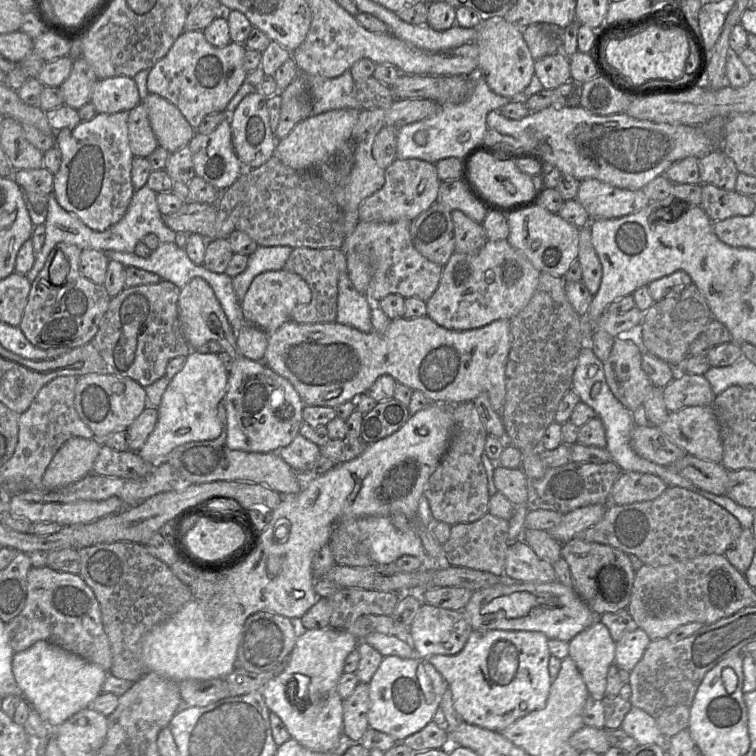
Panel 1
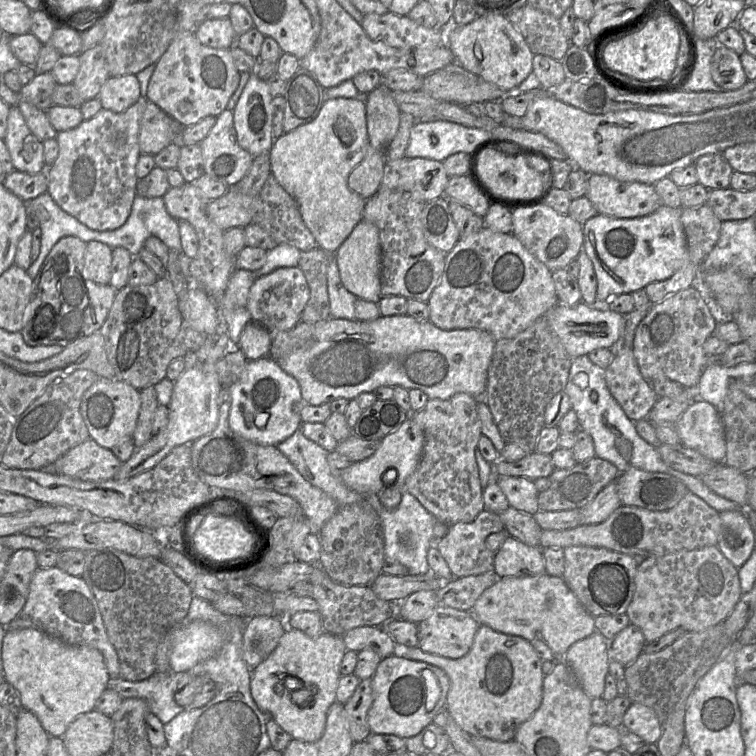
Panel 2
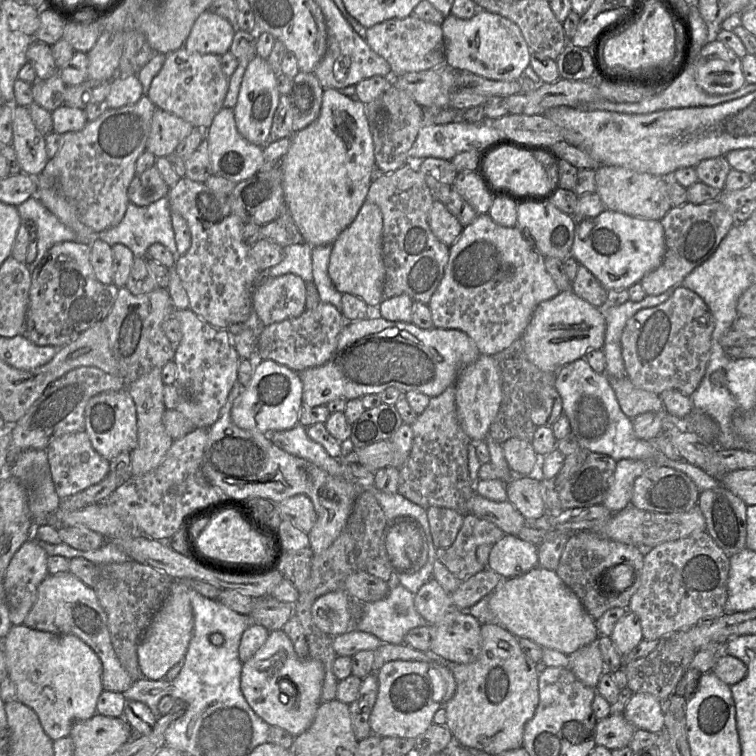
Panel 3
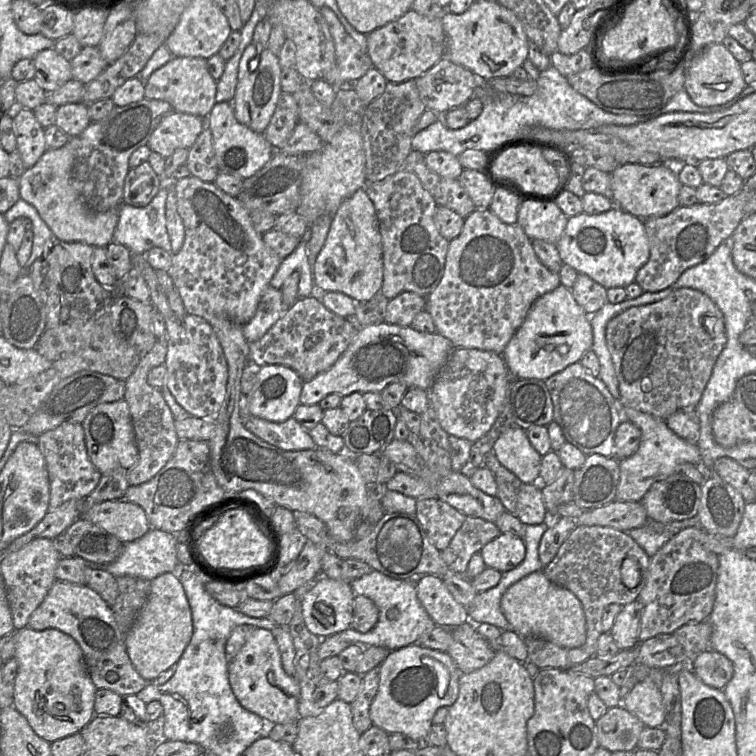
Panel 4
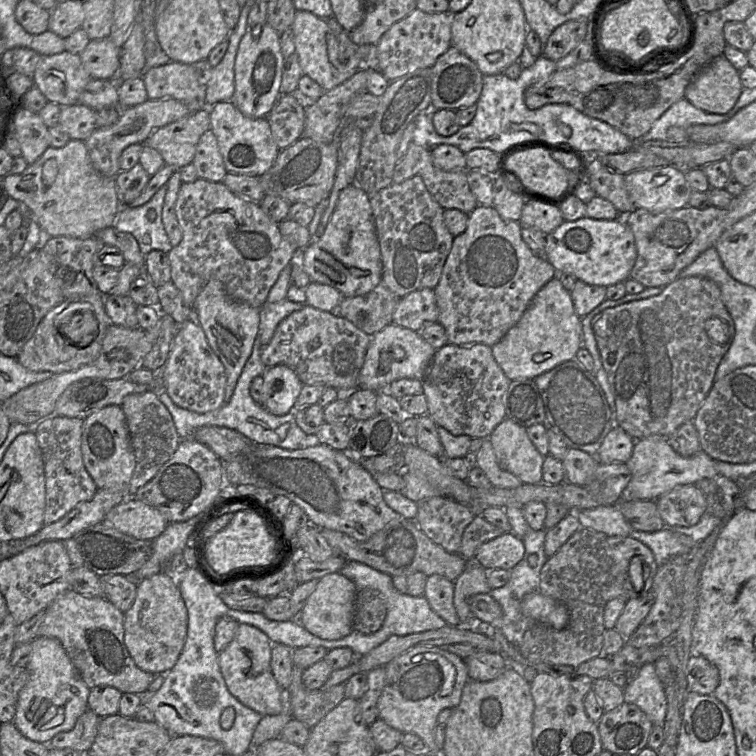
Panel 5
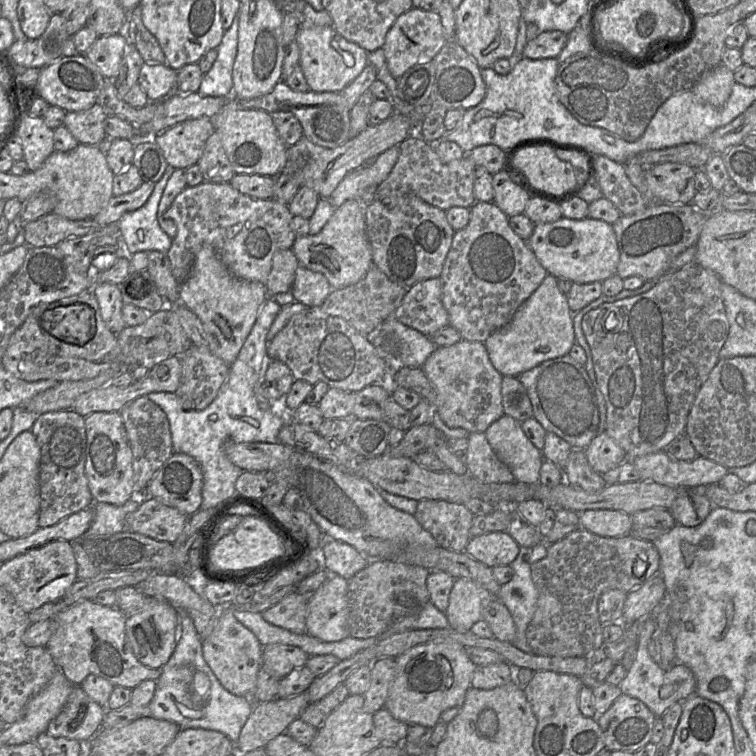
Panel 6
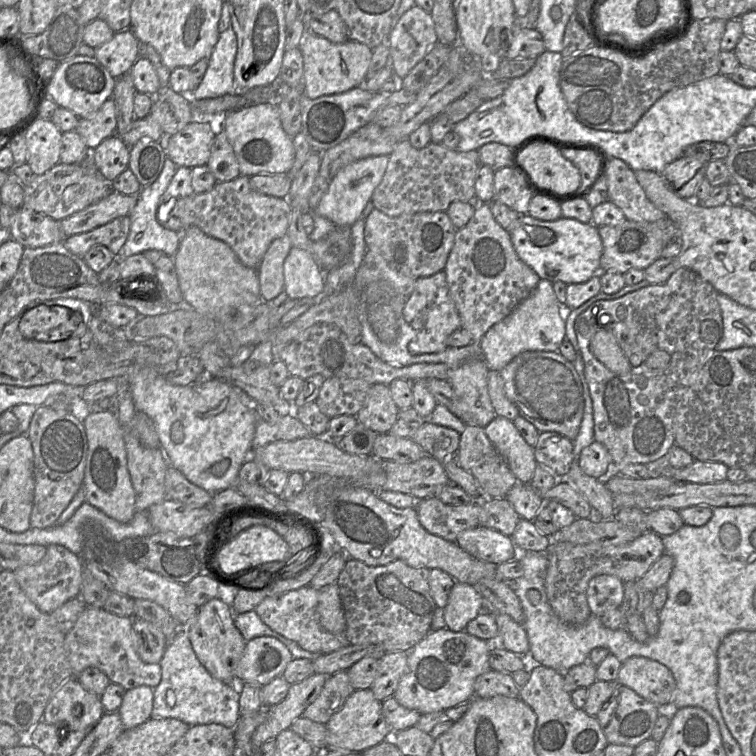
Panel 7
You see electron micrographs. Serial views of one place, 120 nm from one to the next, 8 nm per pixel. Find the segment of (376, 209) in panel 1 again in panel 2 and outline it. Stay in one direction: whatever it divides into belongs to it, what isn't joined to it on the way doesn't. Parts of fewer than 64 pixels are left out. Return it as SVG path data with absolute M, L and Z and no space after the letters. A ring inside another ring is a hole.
M403 157L385 162L381 187L407 191L415 199L429 202L445 196L449 178L441 161Z

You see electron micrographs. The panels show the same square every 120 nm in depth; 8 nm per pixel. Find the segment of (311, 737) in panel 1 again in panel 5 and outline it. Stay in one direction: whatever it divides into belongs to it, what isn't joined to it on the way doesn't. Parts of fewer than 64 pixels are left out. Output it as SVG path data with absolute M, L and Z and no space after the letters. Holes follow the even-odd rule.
M240 623L234 639L218 653L218 663L221 674L229 692L243 705L261 715L277 715L286 709L286 691L282 690L271 671L272 643L268 636L260 629Z

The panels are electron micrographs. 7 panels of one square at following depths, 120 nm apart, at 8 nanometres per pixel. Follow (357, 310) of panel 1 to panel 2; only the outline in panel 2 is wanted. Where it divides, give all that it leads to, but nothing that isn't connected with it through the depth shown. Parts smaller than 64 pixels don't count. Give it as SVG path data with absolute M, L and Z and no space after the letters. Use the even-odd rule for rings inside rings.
M335 256L327 269L327 289L331 317L356 320L355 301L357 297L344 287Z

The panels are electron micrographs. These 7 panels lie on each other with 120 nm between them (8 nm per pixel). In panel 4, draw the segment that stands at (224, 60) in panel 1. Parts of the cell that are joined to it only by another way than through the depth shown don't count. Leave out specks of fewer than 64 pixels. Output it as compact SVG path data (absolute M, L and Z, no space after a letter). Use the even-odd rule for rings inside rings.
M174 56L150 75L144 85L144 95L147 99L168 102L174 111L205 118L216 103L216 87L217 81L208 71L207 59Z

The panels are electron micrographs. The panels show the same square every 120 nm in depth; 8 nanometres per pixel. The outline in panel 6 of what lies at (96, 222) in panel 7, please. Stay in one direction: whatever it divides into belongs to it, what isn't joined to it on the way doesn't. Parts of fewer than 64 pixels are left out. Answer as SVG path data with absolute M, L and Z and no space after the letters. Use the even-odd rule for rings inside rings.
M143 182L136 190L112 196L108 204L93 218L100 226L116 223L128 212L142 207L153 192L154 182Z

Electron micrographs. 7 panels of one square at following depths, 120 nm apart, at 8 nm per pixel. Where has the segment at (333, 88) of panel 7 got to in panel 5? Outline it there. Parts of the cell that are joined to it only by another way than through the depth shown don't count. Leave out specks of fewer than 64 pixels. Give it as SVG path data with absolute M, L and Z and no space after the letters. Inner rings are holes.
M297 10L291 29L294 34L295 53L303 75L317 82L324 91L340 85L360 69L359 48L355 55L347 57L324 19L308 11Z

